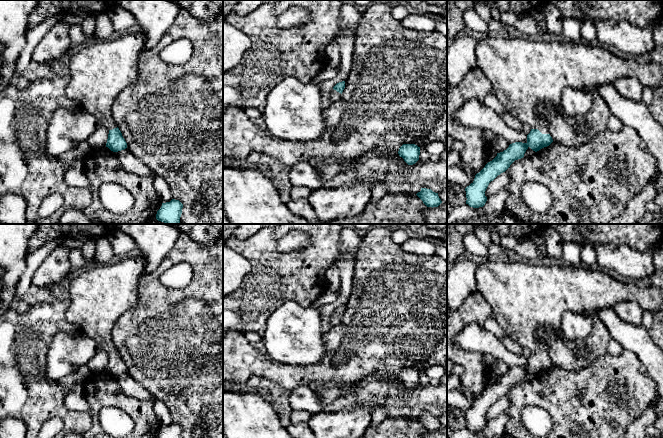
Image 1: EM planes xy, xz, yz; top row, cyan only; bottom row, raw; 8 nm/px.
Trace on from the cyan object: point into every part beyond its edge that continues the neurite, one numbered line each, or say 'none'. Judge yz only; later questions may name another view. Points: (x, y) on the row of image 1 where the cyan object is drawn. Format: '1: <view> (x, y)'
1: yz (524, 73)

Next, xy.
1: xy (99, 71)

